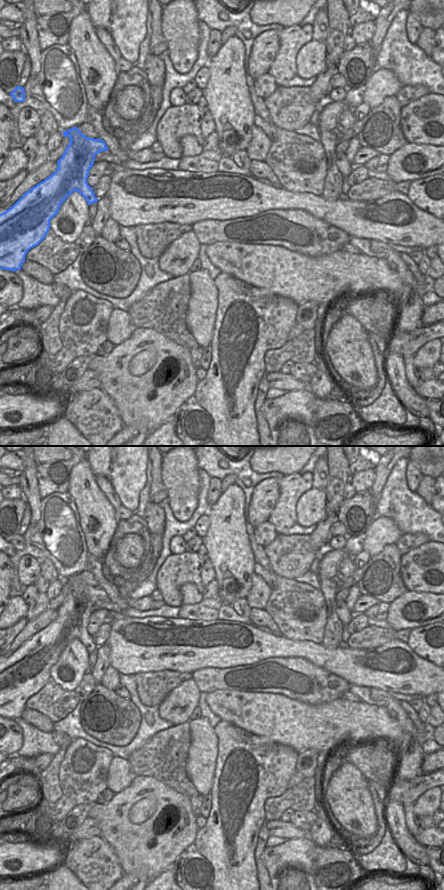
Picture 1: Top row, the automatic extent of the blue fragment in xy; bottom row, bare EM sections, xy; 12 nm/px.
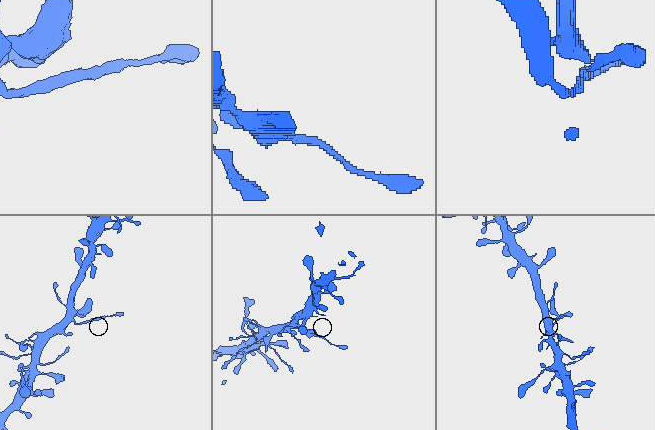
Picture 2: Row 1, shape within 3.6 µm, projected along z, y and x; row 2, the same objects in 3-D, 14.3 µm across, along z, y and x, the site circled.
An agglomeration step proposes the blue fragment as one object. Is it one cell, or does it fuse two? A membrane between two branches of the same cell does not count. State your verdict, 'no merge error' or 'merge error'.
merge error

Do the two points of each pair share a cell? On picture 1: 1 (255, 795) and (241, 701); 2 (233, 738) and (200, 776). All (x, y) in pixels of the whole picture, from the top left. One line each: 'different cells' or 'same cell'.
1: different cells
2: different cells

